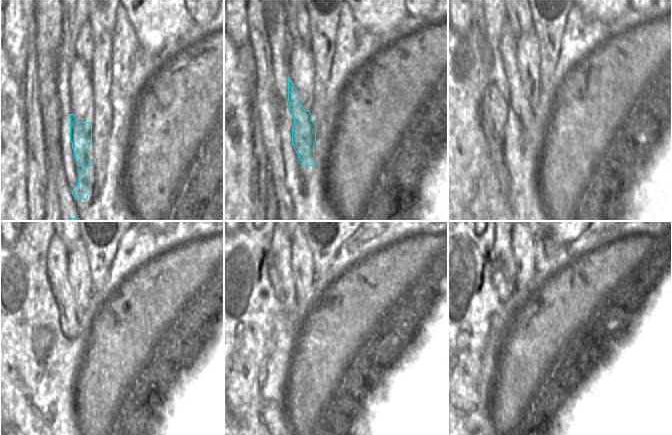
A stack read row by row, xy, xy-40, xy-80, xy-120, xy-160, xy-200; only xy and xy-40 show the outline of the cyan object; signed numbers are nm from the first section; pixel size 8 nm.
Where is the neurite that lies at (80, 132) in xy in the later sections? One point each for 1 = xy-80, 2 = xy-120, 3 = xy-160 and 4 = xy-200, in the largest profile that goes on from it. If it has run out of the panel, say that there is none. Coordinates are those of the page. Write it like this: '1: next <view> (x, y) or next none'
1: next xy-80 (531, 129)
2: next xy-120 (57, 257)
3: next xy-160 (280, 257)
4: next xy-200 (505, 277)

